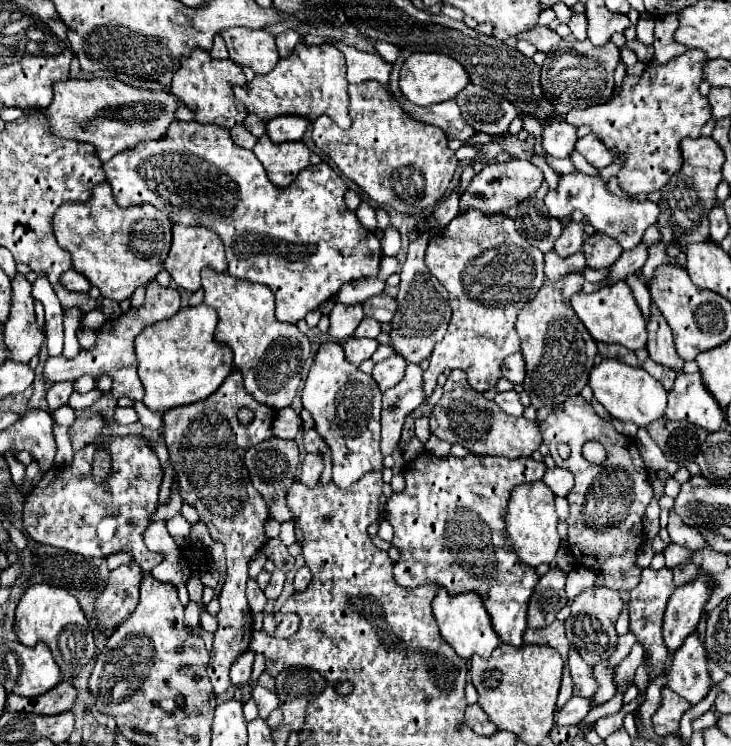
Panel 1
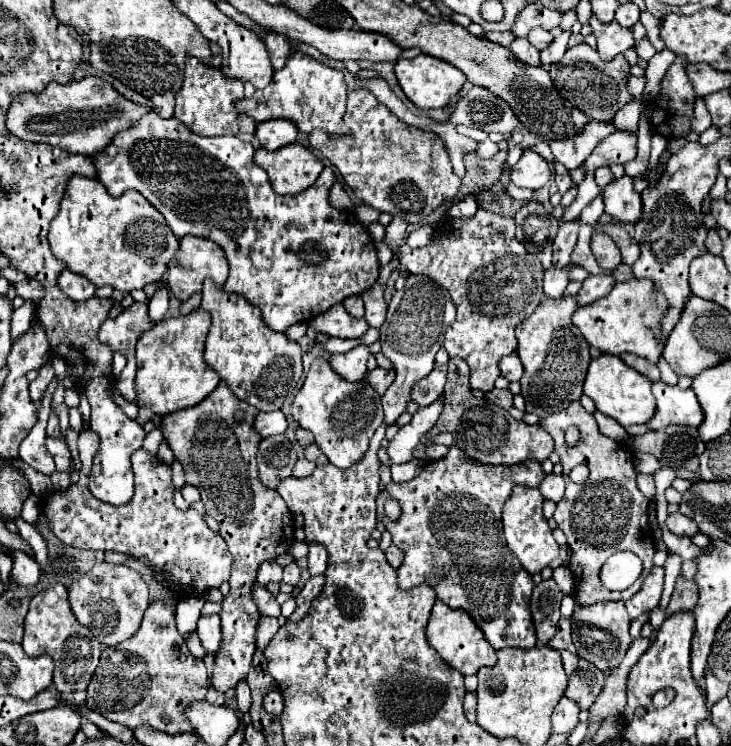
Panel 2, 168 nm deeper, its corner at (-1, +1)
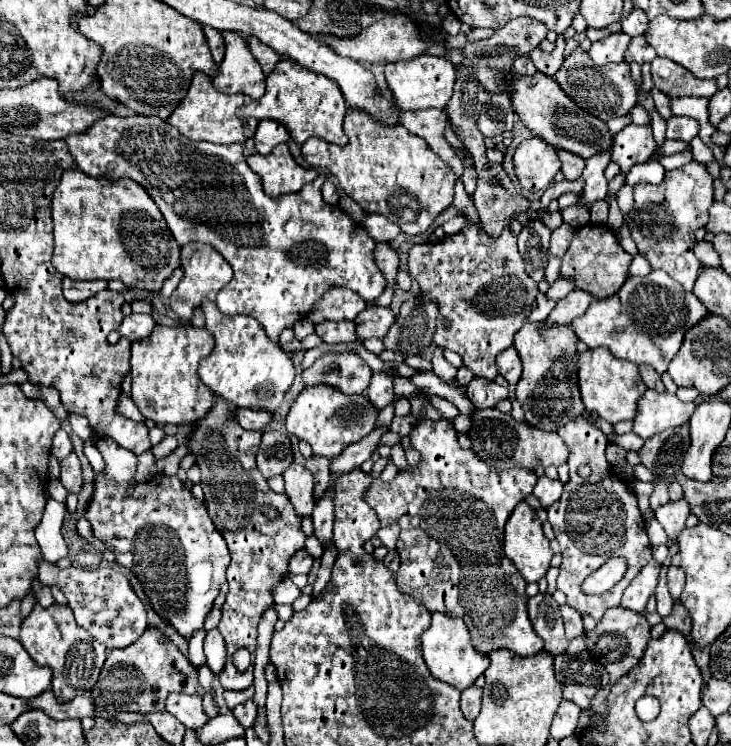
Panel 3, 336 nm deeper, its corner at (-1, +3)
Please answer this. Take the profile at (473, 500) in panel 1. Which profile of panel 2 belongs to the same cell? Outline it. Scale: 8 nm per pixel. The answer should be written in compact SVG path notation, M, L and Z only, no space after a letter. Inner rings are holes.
M451 446L447 456L427 462L423 472L409 482L395 484L389 482L377 496L377 518L385 524L385 528L393 536L393 544L405 550L405 558L401 568L397 570L399 588L409 590L415 584L431 584L435 588L437 598L445 602L449 608L465 610L481 628L487 642L495 650L501 648L533 648L535 626L529 612L529 598L533 590L531 576L523 570L519 560L507 548L503 536L495 536L495 532L503 532L501 524L501 508L513 492L513 486L529 486L537 488L537 484L545 478L545 472L539 462L527 462L517 466L487 466L473 458L467 458L457 446ZM387 498L397 498L403 506L403 516L393 522L383 514L383 502Z

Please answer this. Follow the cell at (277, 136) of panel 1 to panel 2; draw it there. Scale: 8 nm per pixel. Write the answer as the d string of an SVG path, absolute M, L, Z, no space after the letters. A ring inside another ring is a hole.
M281 120L281 122L261 122L261 124L257 124L255 136L261 142L261 148L273 152L281 146L293 144L295 138L297 138L297 128L289 122L285 122L285 120Z

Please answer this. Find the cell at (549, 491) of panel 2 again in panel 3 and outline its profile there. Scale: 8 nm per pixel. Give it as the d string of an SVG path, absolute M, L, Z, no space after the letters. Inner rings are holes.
M541 476L533 488L533 494L539 498L543 508L557 502L561 498L561 492L563 492L563 484L559 480L551 480L549 476Z

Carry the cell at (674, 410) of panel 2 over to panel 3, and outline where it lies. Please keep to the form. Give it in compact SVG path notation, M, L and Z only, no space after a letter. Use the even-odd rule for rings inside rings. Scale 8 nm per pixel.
M647 390L639 402L639 410L633 422L633 432L641 438L655 436L665 428L687 424L695 412L695 402L681 402L675 394Z

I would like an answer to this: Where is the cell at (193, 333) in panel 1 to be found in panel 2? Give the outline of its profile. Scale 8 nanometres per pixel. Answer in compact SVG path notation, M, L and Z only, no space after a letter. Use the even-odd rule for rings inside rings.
M199 308L189 316L169 318L143 332L137 342L137 406L151 408L157 416L167 416L183 408L197 406L219 384L217 374L205 366L203 350L209 332L209 314Z

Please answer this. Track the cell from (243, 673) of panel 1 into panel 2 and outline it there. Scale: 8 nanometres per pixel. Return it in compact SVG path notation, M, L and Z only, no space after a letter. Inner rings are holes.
M241 682L235 690L237 690L237 694L235 694L237 710L239 710L241 714L249 712L249 708L251 708L251 694L249 694L249 686L247 686L247 682Z

